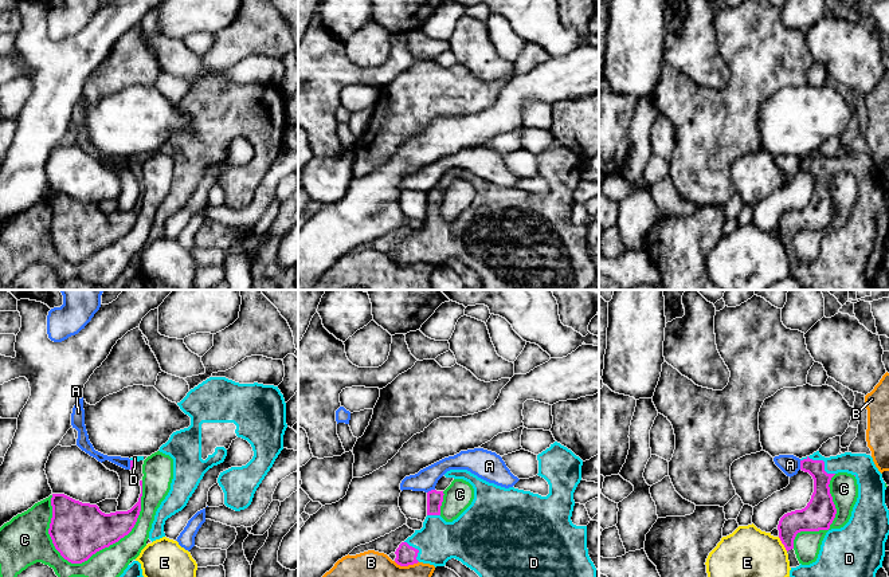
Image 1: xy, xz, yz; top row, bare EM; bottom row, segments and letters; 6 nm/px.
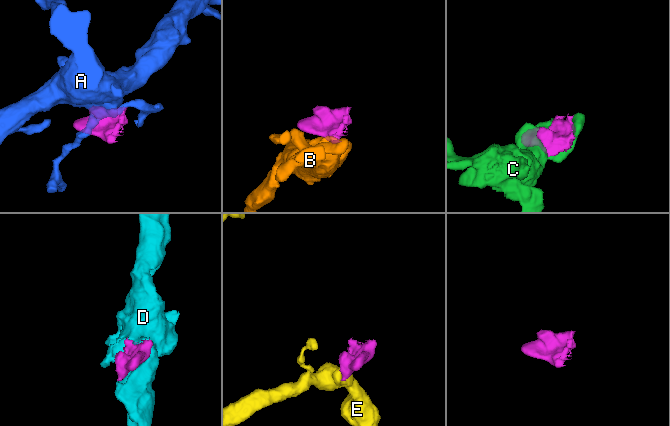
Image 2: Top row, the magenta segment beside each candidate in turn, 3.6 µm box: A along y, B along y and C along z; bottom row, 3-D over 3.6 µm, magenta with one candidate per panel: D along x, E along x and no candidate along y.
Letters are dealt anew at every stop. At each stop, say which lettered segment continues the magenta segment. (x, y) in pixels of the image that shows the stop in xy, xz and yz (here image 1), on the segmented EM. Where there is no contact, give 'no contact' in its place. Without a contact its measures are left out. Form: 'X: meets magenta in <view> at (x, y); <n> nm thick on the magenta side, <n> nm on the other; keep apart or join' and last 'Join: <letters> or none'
A: meets magenta in yz at (801, 464); 130 nm thick on the magenta side, 120 nm on the other; keep apart
B: meets magenta in xz at (406, 565); 120 nm thick on the magenta side, 160 nm on the other; keep apart
C: meets magenta in xy at (120, 538); 320 nm thick on the magenta side, 180 nm on the other; keep apart
D: meets magenta in yz at (821, 460); 140 nm thick on the magenta side, 140 nm on the other; join
E: meets magenta in yz at (782, 542); 170 nm thick on the magenta side, 300 nm on the other; keep apart
Join: D

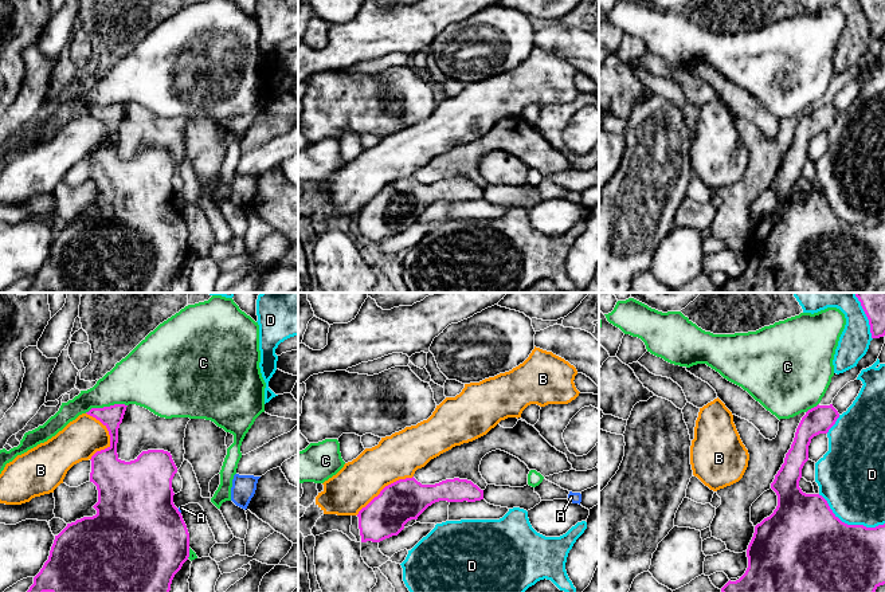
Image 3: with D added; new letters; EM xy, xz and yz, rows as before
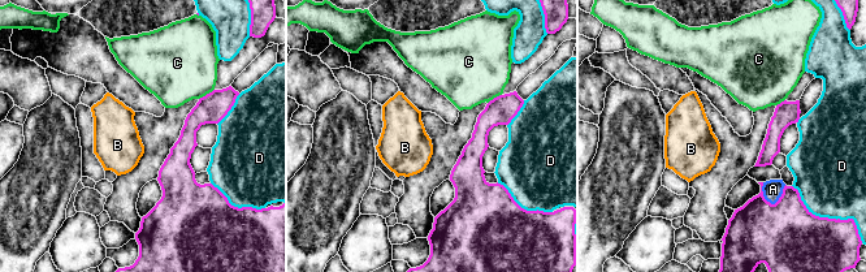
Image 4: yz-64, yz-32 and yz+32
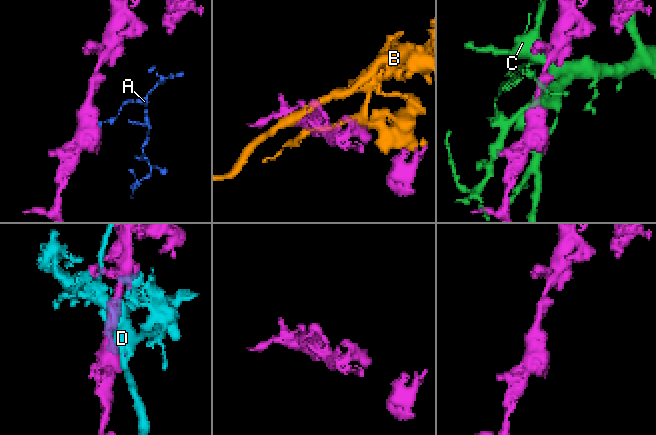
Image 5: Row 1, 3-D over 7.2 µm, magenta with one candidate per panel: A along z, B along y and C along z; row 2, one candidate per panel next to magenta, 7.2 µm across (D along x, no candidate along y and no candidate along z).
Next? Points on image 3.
A: meets magenta in xy at (179, 512); 500 nm thick on the magenta side, 20 nm on the other; keep apart
B: meets magenta in xy at (110, 436); 240 nm thick on the magenta side, 240 nm on the other; keep apart
C: meets magenta in xy at (105, 407); 130 nm thick on the magenta side, 300 nm on the other; keep apart
D: meets magenta in yz at (849, 525); 480 nm thick on the magenta side, 380 nm on the other; keep apart
Join: none

